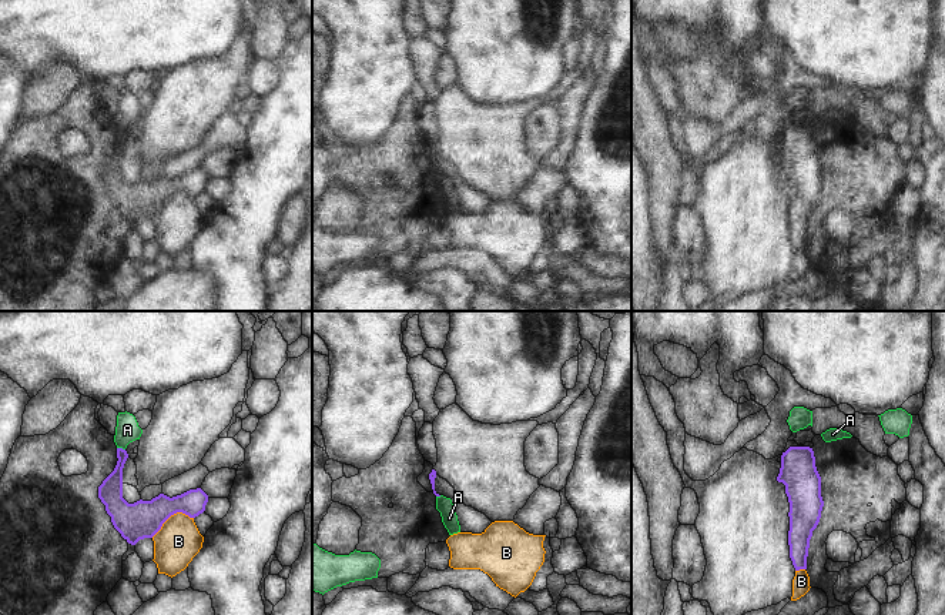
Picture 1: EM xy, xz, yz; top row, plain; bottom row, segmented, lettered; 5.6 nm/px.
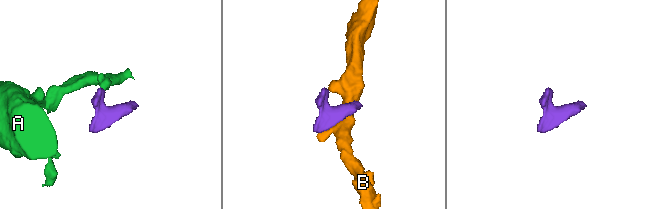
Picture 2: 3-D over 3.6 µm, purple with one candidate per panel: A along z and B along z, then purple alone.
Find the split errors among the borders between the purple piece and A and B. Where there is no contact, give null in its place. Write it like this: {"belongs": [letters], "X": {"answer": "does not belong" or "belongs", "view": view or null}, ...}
{"belongs": [], "A": {"answer": "does not belong", "view": "xy"}, "B": {"answer": "does not belong", "view": "xy"}}

